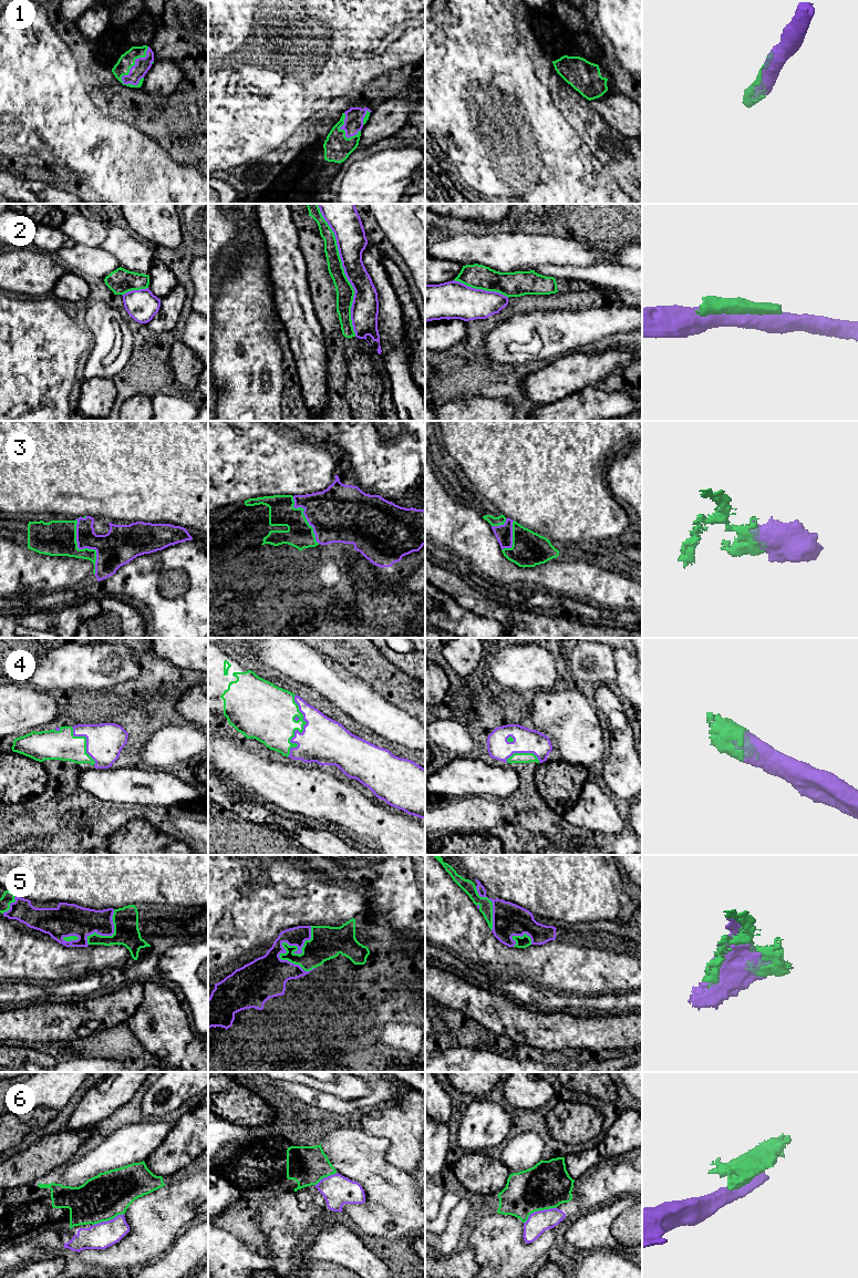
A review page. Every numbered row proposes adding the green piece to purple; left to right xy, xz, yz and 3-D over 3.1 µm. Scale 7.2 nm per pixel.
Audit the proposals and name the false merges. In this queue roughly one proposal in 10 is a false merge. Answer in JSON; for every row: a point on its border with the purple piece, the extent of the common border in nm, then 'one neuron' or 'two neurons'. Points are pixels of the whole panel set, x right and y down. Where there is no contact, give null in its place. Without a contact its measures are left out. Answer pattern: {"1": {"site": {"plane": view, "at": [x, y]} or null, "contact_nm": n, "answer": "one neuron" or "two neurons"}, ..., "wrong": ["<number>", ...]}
{"1": {"site": {"plane": "xy", "at": [135, 64]}, "contact_nm": 340, "answer": "one neuron"}, "2": {"site": {"plane": "xz", "at": [344, 270]}, "contact_nm": 1000, "answer": "two neurons"}, "3": {"site": {"plane": "xy", "at": [84, 547]}, "contact_nm": 420, "answer": "one neuron"}, "4": {"site": {"plane": "xz", "at": [299, 732]}, "contact_nm": 460, "answer": "one neuron"}, "5": {"site": {"plane": "xz", "at": [287, 942]}, "contact_nm": 340, "answer": "one neuron"}, "6": {"site": {"plane": "yz", "at": [538, 1210]}, "contact_nm": 260, "answer": "two neurons"}, "wrong": ["2", "6"]}

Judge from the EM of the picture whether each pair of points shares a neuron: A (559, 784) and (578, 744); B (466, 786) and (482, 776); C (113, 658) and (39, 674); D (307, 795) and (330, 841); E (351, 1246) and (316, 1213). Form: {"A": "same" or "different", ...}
{"A": "different", "B": "same", "C": "same", "D": "different", "E": "different"}

